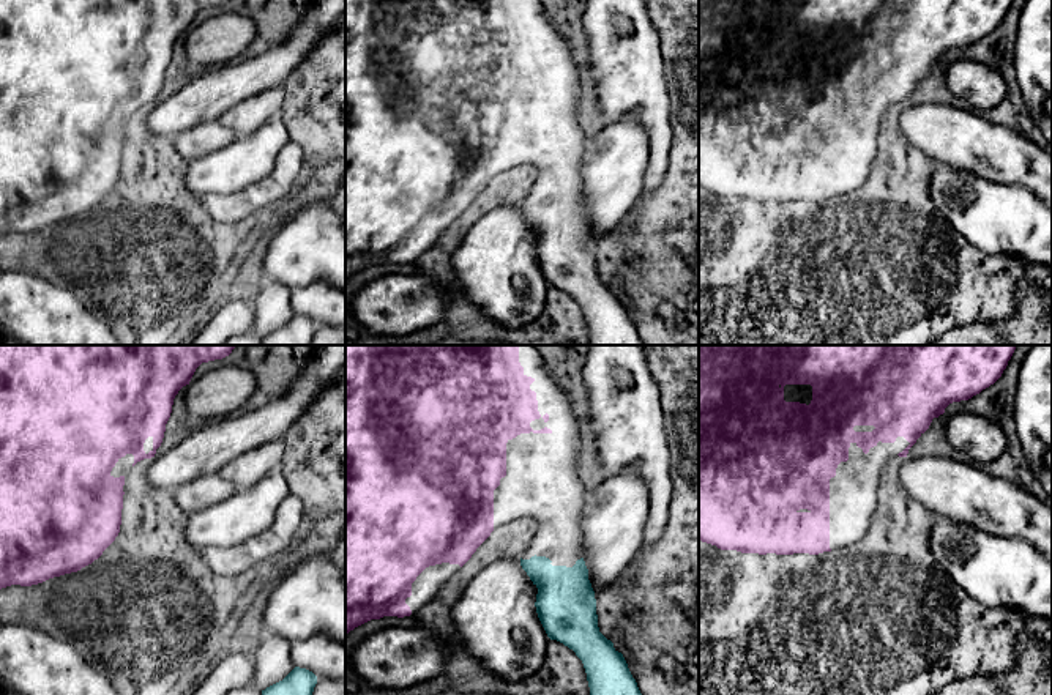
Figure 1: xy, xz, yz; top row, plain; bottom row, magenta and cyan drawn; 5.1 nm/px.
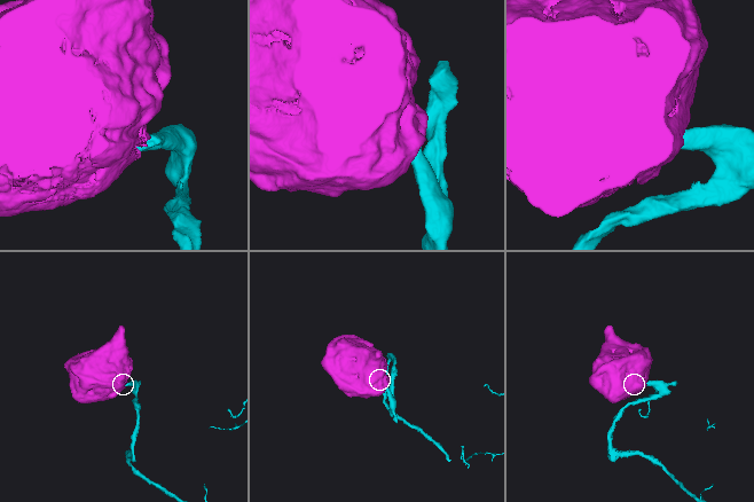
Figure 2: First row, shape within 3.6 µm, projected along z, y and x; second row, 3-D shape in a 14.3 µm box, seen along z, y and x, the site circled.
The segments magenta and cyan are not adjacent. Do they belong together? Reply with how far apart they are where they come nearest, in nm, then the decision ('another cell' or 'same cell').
200 nm | same cell

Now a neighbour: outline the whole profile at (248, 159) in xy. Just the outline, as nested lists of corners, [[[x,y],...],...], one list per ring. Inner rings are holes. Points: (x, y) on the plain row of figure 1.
[[[278,115],[251,136],[235,139],[215,153],[189,161],[186,188],[199,199],[208,194],[235,194],[268,177],[287,143],[287,128]]]

